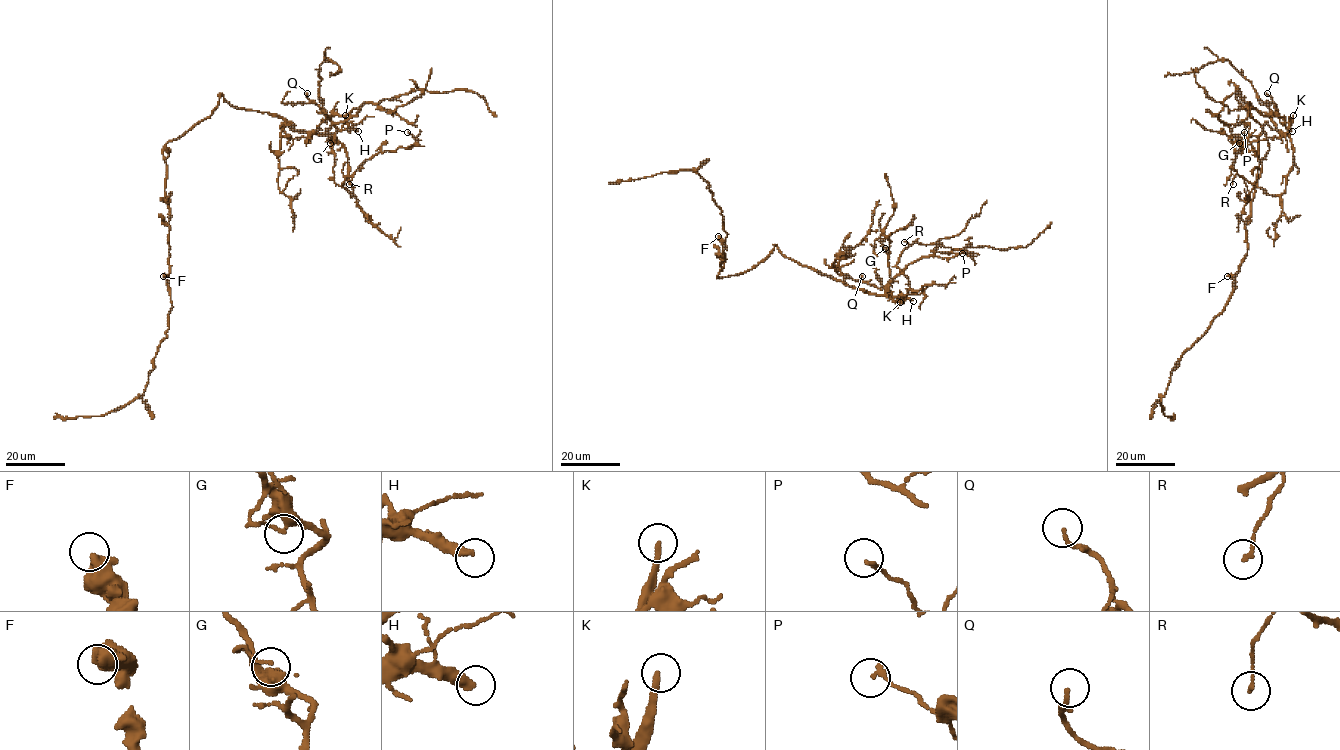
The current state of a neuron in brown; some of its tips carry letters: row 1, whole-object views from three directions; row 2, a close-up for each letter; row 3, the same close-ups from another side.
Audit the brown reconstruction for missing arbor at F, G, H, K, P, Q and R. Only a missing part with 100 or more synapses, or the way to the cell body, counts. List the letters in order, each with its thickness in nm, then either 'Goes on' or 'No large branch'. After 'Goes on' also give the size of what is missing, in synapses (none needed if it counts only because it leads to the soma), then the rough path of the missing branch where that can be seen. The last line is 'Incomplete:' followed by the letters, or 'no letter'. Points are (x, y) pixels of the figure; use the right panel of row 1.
F: Thickness 550 nm. No large branch
G: Thickness 120 nm. No large branch
H: Thickness 360 nm. Goes on. Roughly 100 synapses. Course of what is missing: (1292, 131), (1292, 168), (1295, 161), (1286, 162), (1270, 141), (1269, 125), (1239, 111), (1238, 115), (1238, 112)
K: Thickness 200 nm. Goes on. Course of what is missing: (1293, 115), (1301, 108), (1308, 111), (1313, 123), (1312, 133), (1320, 148), (1320, 151), (1316, 151)
P: Thickness 170 nm. No large branch
Q: Thickness 170 nm. No large branch
R: Thickness 130 nm. No large branch
Incomplete: H, K

